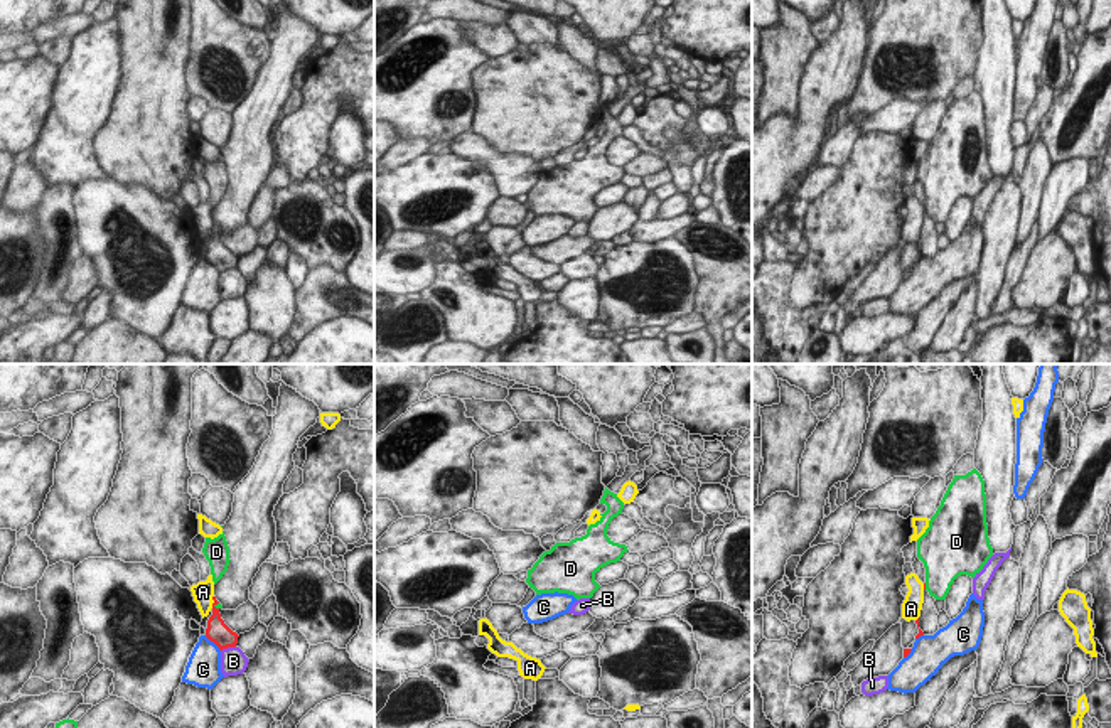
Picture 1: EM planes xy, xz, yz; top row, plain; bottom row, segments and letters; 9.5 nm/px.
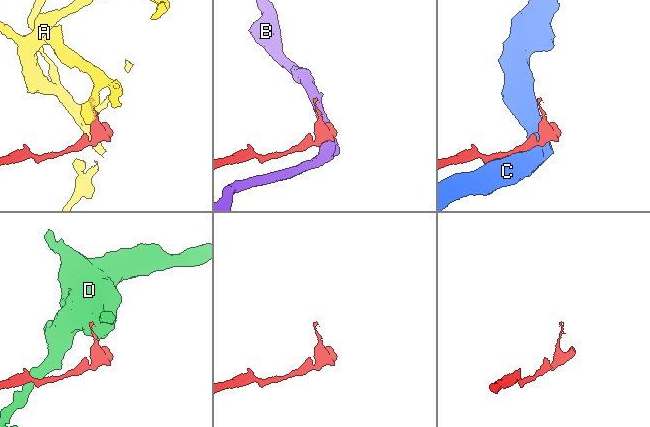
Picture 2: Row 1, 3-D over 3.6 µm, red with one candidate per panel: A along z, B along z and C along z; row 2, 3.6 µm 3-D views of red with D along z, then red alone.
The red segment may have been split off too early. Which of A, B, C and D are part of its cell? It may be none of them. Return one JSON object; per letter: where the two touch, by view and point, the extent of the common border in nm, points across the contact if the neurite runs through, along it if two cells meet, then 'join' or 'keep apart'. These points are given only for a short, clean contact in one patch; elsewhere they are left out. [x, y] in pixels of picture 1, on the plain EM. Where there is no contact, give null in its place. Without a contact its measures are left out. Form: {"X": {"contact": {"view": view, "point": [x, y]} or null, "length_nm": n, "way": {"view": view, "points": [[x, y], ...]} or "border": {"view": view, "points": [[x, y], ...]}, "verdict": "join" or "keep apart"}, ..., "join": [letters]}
{"A": {"contact": {"view": "xy", "point": [214, 224]}, "length_nm": 130, "border": {"view": "xy", "points": [[213, 218], [211, 230]]}, "verdict": "keep apart"}, "B": {"contact": {"view": "xy", "point": [228, 268]}, "length_nm": 150, "verdict": "keep apart"}, "C": {"contact": {"view": "xy", "point": [213, 263]}, "length_nm": 220, "verdict": "keep apart"}, "D": {"contact": {"view": "xy", "point": [216, 226]}, "length_nm": 80, "way": {"view": "xy", "points": [[216, 251], [216, 226], [218, 228]]}, "verdict": "join"}, "join": ["D"]}

